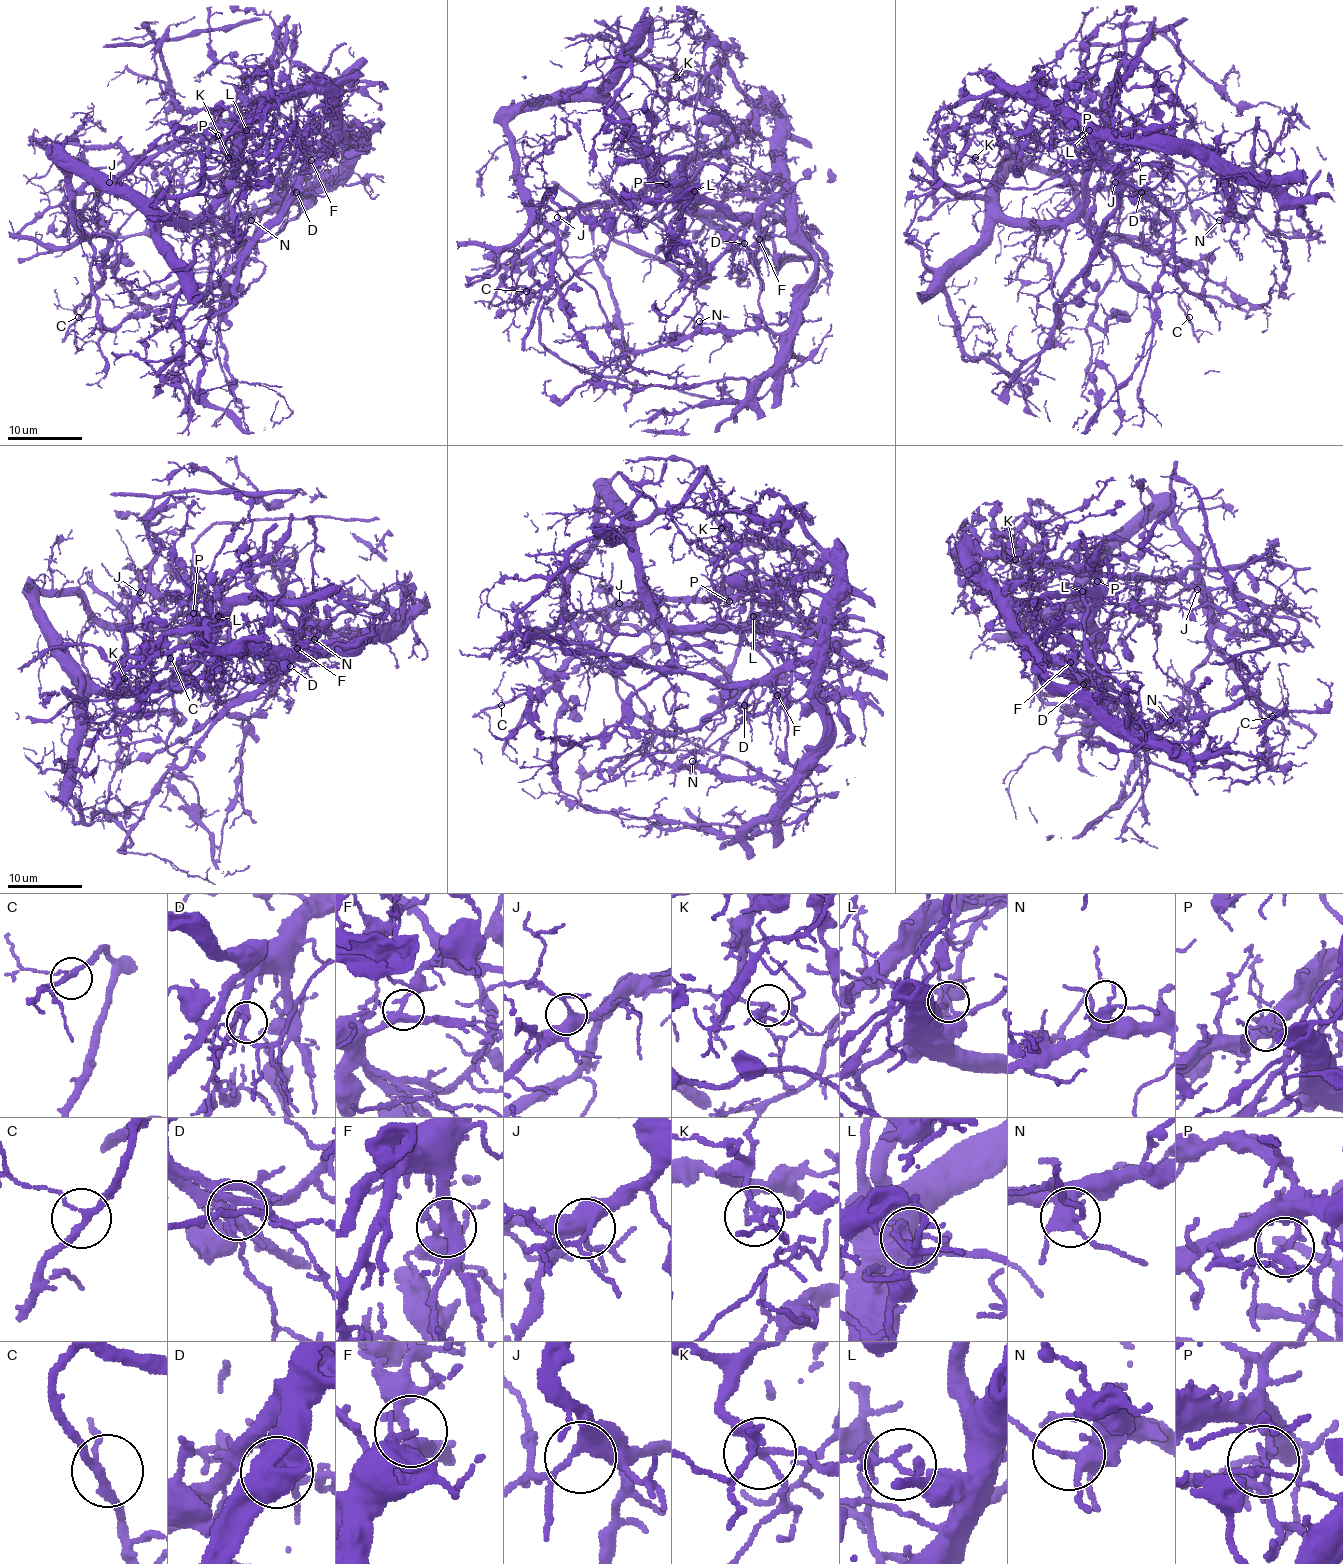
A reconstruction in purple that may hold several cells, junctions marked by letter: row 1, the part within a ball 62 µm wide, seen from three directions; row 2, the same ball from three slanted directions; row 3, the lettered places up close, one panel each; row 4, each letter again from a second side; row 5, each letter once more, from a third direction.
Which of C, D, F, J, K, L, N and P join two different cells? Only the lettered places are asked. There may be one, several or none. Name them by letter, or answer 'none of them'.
K, L, P

